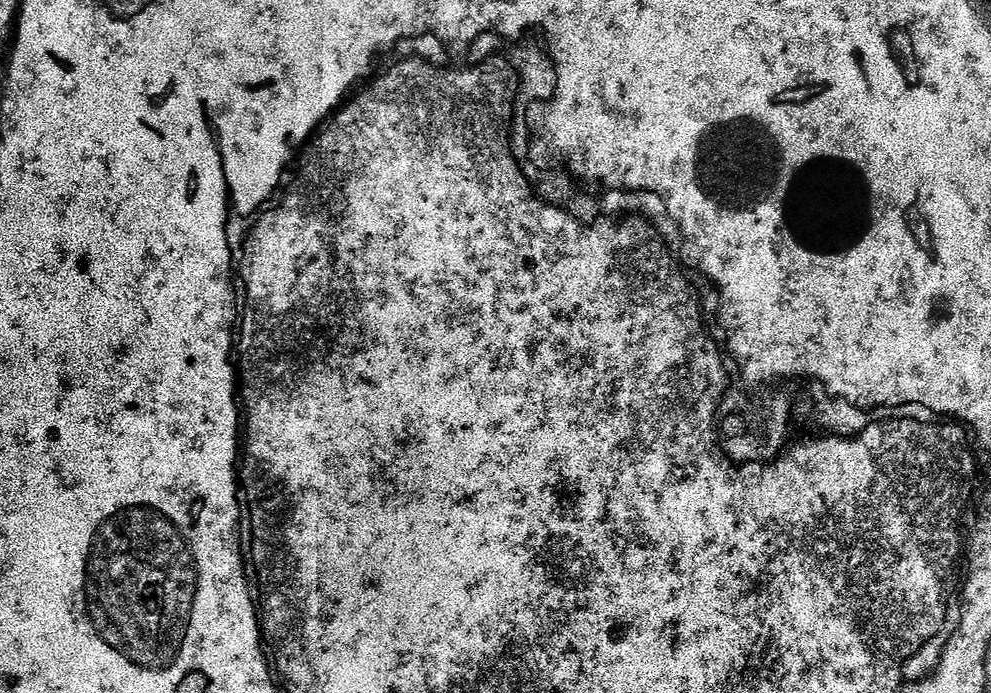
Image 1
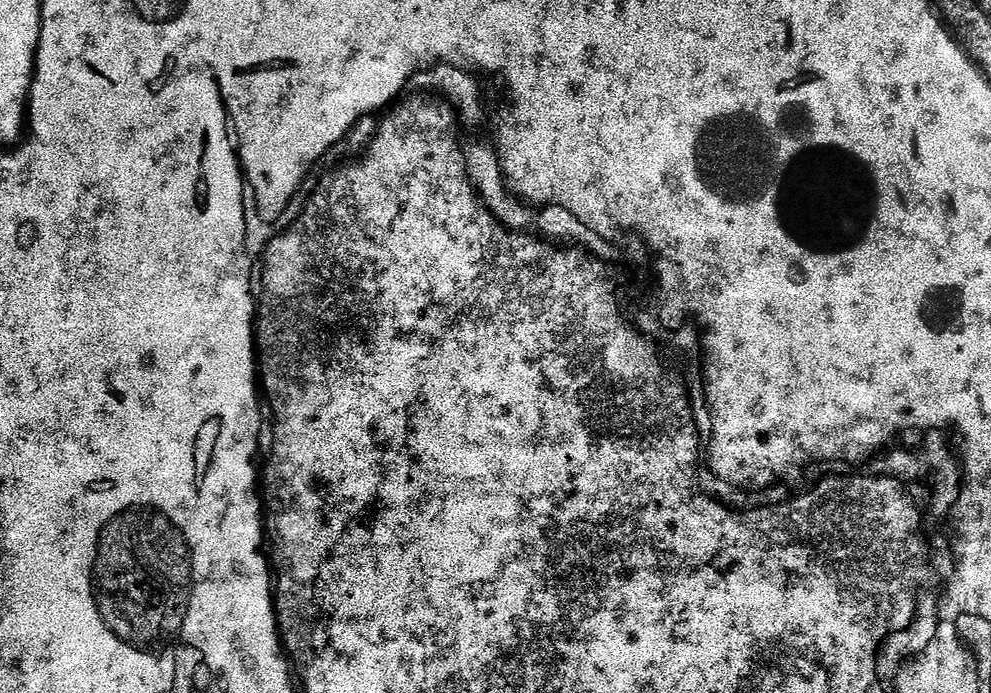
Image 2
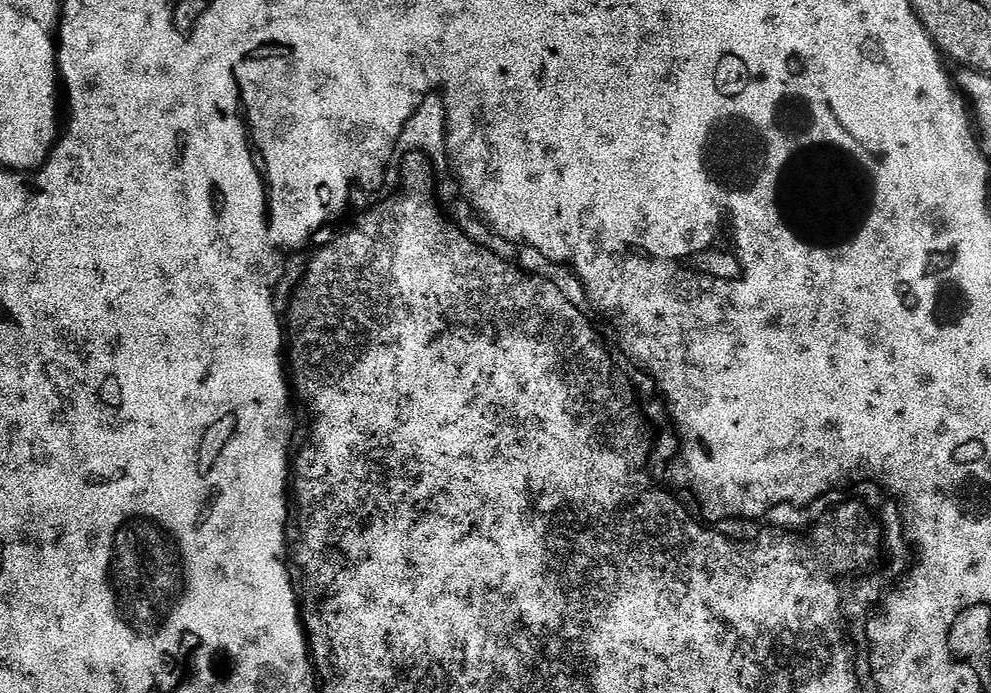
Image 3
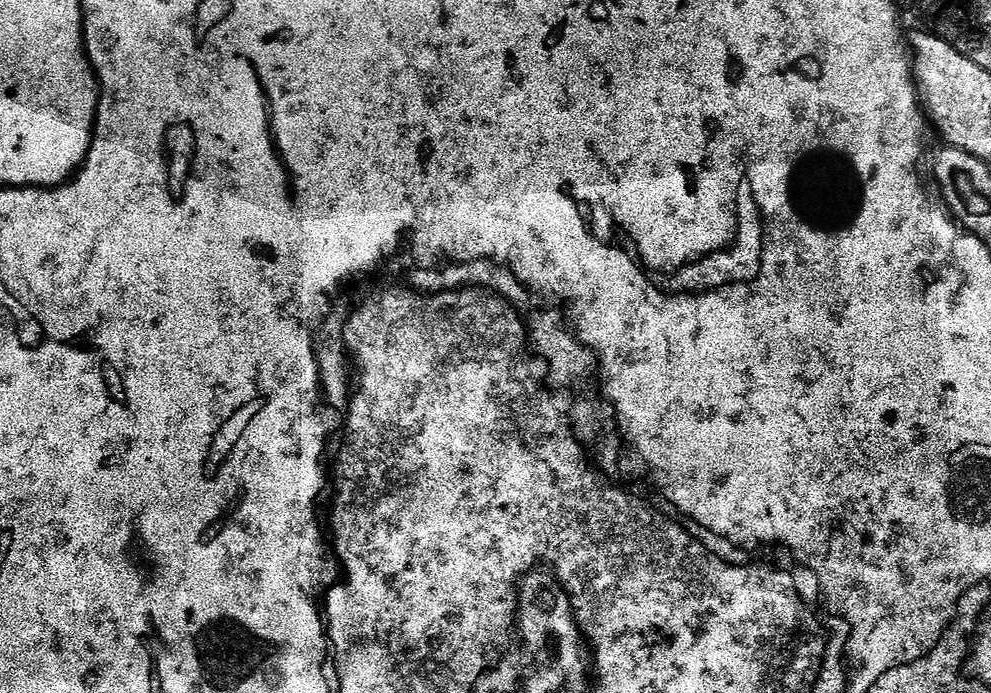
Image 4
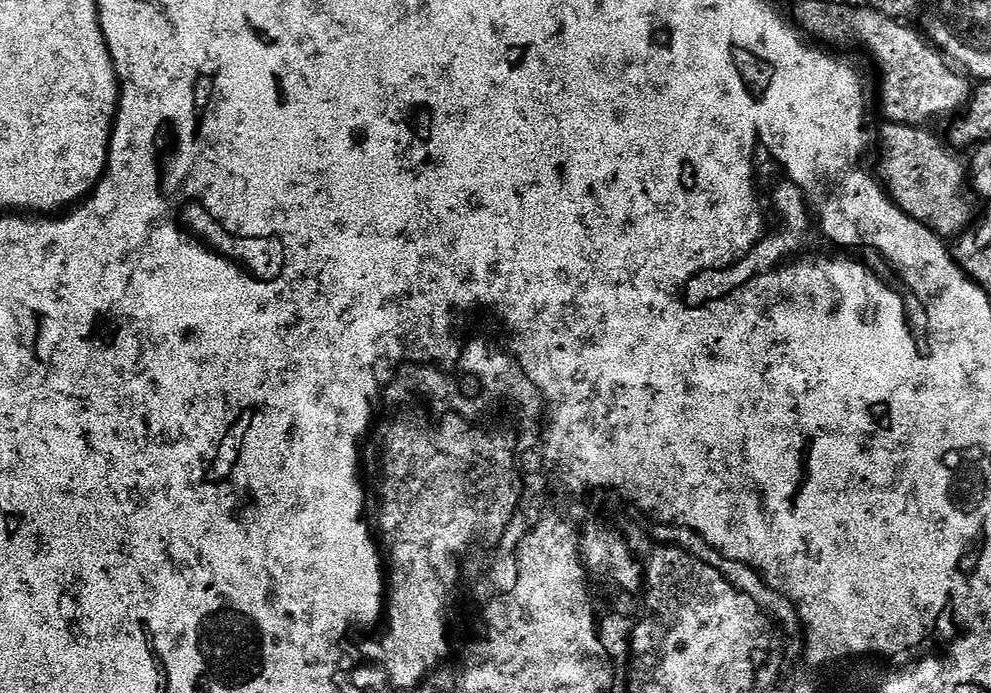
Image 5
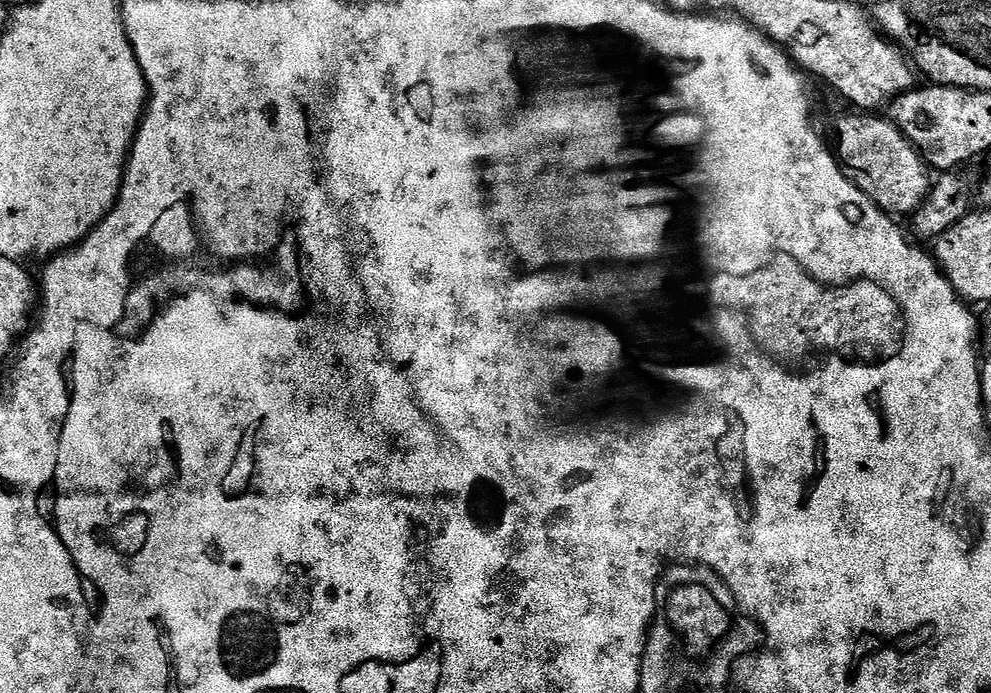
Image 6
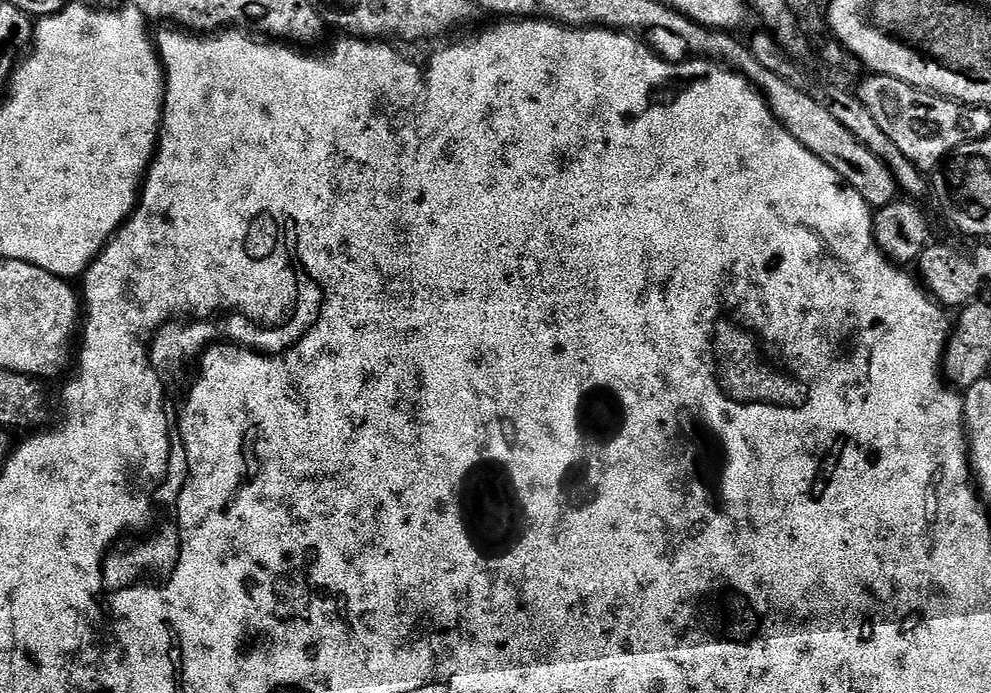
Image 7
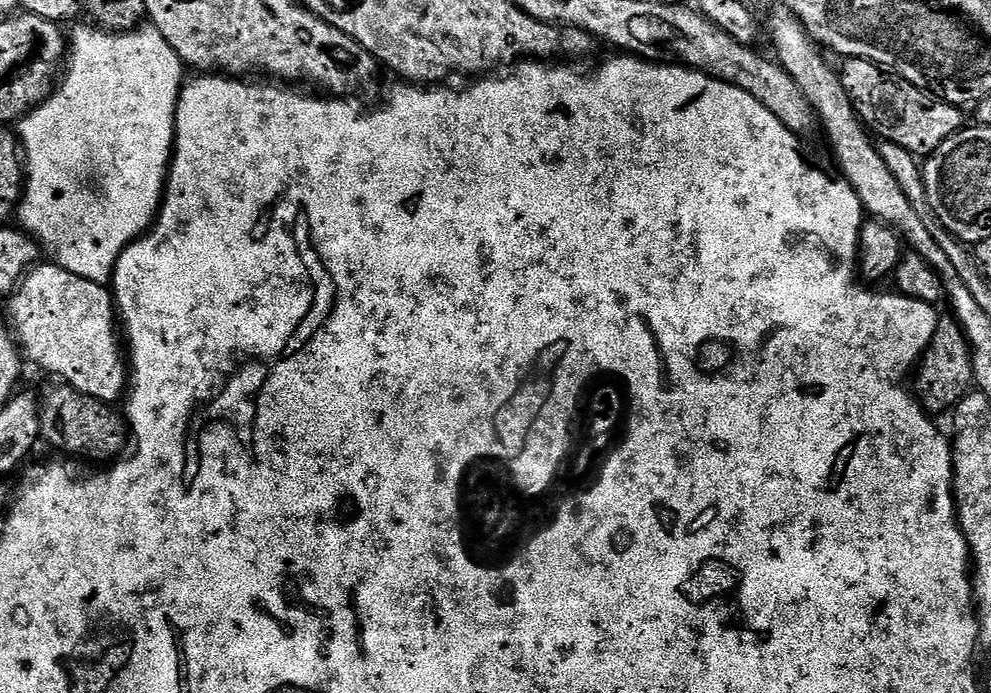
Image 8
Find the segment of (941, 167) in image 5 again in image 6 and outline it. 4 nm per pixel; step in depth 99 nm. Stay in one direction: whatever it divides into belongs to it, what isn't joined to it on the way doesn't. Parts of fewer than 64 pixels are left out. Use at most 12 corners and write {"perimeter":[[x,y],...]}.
{"perimeter":[[891,119],[836,120],[844,175],[893,217],[928,198],[930,169]]}

